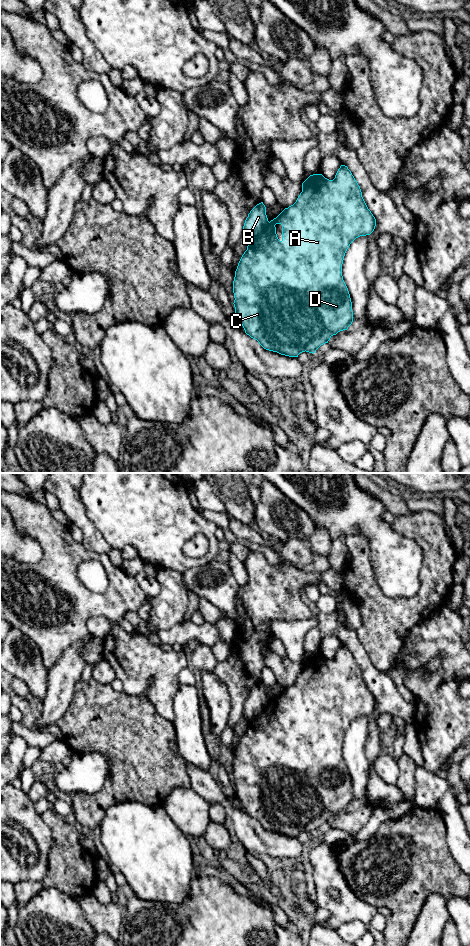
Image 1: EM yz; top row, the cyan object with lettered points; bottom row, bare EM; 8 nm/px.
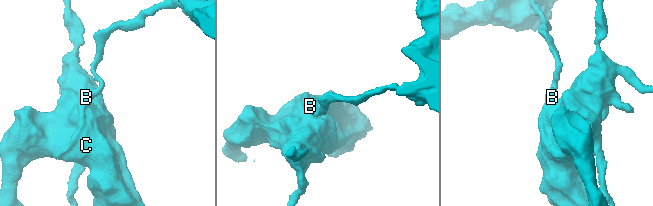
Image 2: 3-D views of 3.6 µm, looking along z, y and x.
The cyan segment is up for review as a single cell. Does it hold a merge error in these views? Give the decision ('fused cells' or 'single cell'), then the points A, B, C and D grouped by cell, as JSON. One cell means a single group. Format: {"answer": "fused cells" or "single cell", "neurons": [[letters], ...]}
{"answer": "single cell", "neurons": [["A", "B", "C", "D"]]}

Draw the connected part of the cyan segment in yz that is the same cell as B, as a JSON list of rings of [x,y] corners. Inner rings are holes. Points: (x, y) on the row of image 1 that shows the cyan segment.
[[[345,165],[340,166],[333,180],[322,174],[310,175],[302,183],[302,192],[296,202],[270,222],[263,202],[257,204],[243,226],[243,236],[248,246],[238,263],[233,281],[235,315],[245,333],[266,350],[298,357],[305,351],[315,353],[333,335],[347,330],[353,322],[353,311],[342,276],[344,256],[356,238],[370,235],[375,226],[376,219],[362,197],[360,186]],[[276,224],[282,225],[281,241],[276,234]]]

